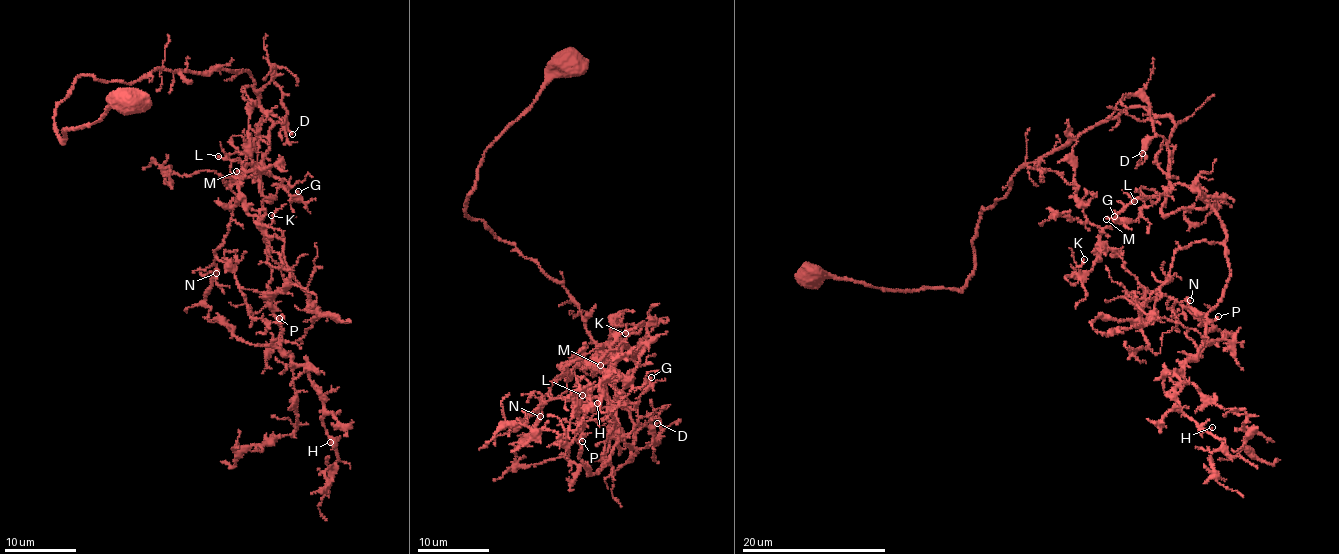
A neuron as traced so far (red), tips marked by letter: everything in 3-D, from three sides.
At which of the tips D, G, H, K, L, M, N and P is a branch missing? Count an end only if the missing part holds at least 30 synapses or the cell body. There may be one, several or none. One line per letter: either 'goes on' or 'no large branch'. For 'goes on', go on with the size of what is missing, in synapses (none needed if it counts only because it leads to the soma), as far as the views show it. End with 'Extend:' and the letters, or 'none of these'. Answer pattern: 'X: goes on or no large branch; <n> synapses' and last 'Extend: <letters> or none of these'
D: no large branch
G: no large branch
H: no large branch
K: no large branch
L: goes on; 120 synapses
M: no large branch
N: no large branch
P: no large branch
Extend: L

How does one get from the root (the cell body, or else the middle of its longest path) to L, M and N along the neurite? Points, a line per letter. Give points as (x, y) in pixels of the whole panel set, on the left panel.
L: (133, 102), (58, 134), (54, 109), (82, 75), (246, 70), (272, 123), (270, 172), (218, 156)
M: (133, 102), (58, 134), (54, 109), (82, 75), (246, 70), (272, 123), (270, 172), (236, 171)
N: (133, 102), (58, 134), (54, 109), (82, 75), (253, 78), (270, 172), (243, 170), (216, 273)

